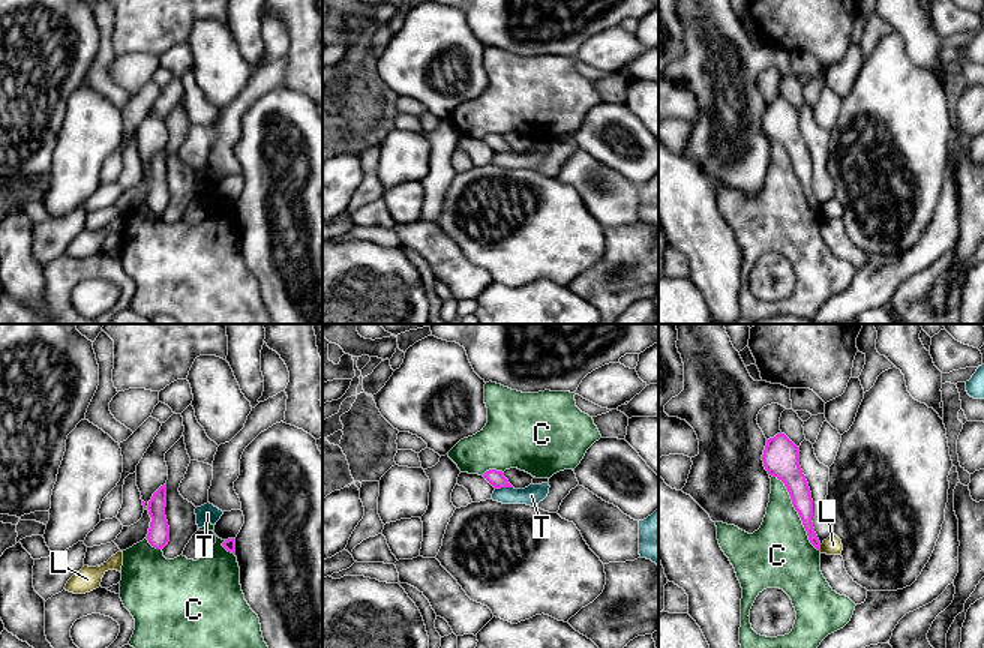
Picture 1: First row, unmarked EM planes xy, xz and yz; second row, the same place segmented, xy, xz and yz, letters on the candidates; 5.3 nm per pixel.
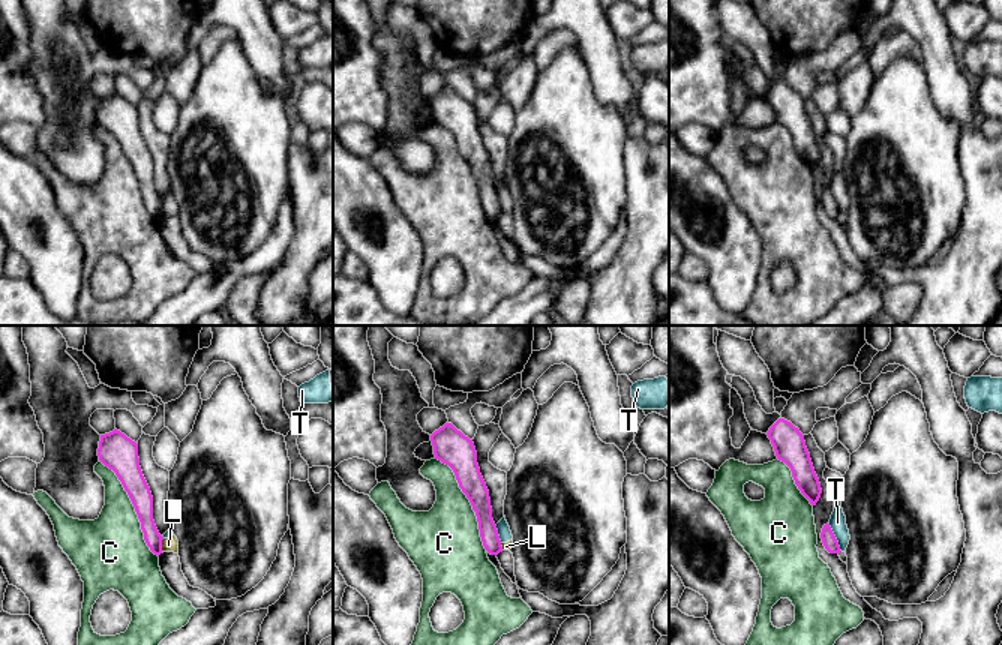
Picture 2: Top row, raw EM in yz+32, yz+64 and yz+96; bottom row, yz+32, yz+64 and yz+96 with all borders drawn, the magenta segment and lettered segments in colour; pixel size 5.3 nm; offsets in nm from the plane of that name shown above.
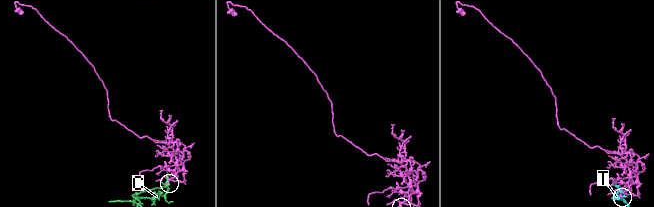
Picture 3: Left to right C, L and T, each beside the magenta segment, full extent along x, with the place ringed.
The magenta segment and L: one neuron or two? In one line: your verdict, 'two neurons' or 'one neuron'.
two neurons

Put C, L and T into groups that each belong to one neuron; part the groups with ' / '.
C / L T

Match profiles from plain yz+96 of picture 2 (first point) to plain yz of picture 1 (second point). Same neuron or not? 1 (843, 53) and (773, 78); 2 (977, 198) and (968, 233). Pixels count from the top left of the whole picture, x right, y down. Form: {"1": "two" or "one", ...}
{"1": "two", "2": "one"}

